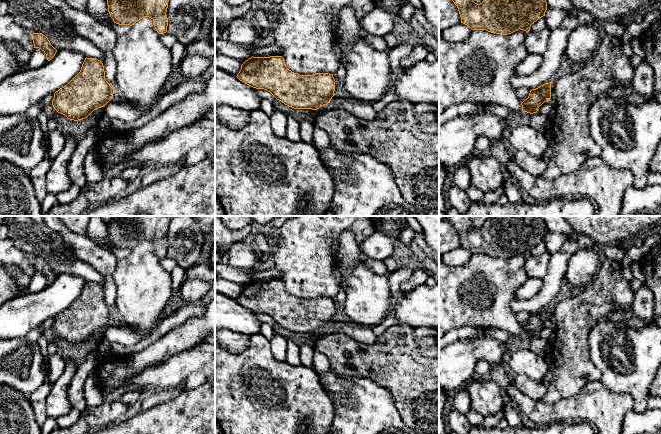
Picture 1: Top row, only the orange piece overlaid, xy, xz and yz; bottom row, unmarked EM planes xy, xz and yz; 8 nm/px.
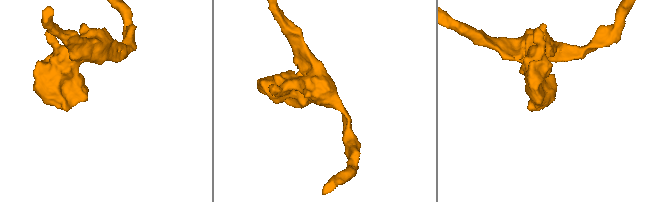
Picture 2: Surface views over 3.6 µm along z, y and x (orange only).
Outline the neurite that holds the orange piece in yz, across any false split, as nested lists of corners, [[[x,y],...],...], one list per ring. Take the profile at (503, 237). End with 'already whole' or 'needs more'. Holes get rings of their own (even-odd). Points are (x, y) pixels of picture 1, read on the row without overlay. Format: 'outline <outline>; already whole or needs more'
outline [[[446,216],[444,220],[450,222],[457,230],[461,247],[472,254],[486,254],[491,257],[508,259],[519,253],[530,255],[531,249],[541,241],[545,240],[547,226],[541,216],[489,216],[483,226],[477,228],[473,225],[470,216]]]; already whole

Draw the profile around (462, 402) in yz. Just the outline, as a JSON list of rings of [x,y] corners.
[[[465,388],[457,391],[454,398],[453,408],[464,415],[472,409],[471,398]]]

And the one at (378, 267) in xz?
[[[365,258],[364,262],[373,273],[376,273],[380,276],[388,276],[390,274],[384,261]]]

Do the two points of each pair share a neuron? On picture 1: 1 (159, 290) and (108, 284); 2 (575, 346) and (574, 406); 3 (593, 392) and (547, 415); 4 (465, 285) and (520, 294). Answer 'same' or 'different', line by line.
1: different
2: different
3: same
4: different

